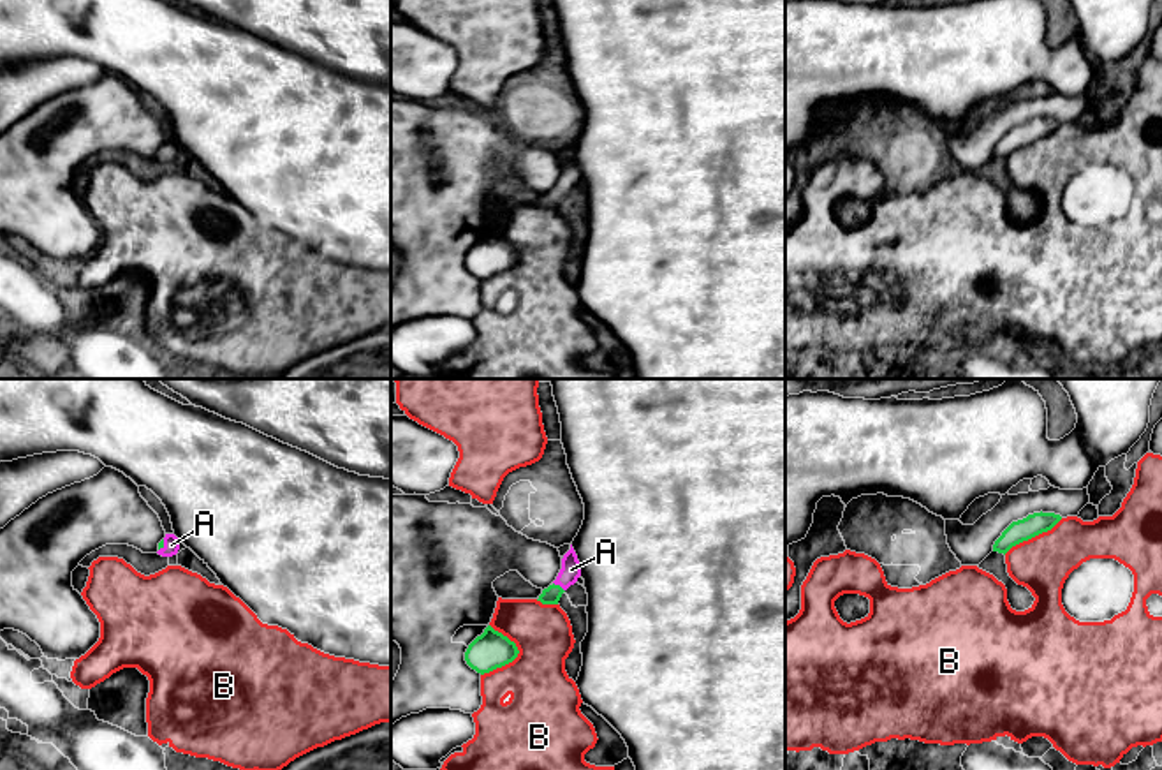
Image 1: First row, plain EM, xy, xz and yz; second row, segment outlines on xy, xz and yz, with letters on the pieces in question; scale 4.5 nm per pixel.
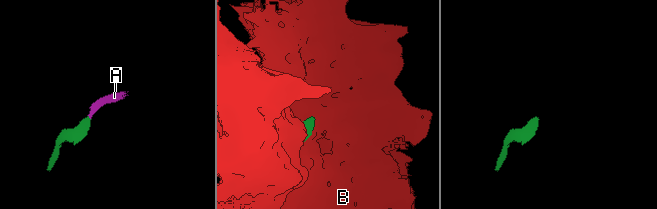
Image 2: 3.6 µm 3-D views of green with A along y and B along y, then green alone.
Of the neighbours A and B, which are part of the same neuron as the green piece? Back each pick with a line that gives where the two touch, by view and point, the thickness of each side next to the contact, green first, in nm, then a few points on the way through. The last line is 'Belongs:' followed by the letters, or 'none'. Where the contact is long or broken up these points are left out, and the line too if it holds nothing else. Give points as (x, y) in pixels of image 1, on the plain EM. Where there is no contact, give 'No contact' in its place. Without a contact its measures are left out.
A: Touches green at xz (558, 191). Thickness 80 nm (green) against 90 nm. Path across: xz (553, 198), (558, 191), (571, 175)
Belongs: A

